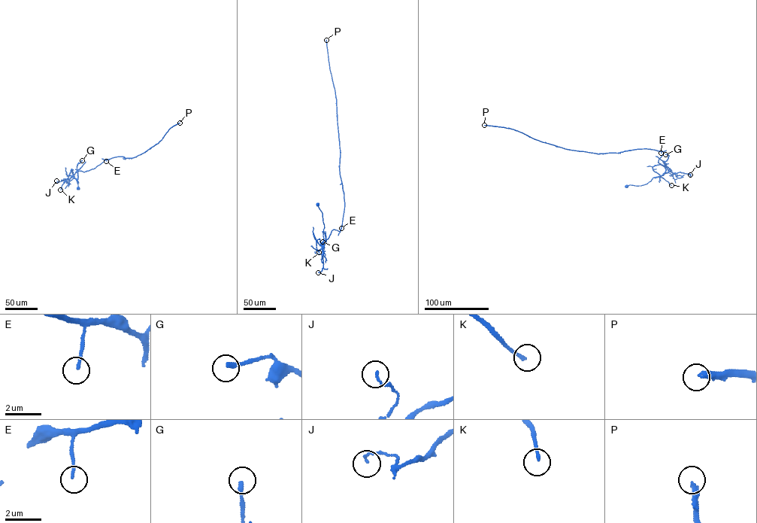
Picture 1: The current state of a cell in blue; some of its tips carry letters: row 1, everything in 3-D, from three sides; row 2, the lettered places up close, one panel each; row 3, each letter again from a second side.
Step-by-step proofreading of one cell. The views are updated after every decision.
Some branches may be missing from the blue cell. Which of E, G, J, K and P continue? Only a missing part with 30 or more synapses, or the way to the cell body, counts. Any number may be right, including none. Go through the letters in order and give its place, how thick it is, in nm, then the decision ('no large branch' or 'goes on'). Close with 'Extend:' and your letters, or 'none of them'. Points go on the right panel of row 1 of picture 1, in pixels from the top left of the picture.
E: at (661, 153); 130 nm thick; no large branch
G: at (665, 154); 240 nm thick; no large branch
J: at (690, 174); 110 nm thick; no large branch
K: at (671, 185); 160 nm thick; no large branch
P: at (484, 125); 280 nm thick; goes on
Extend: P

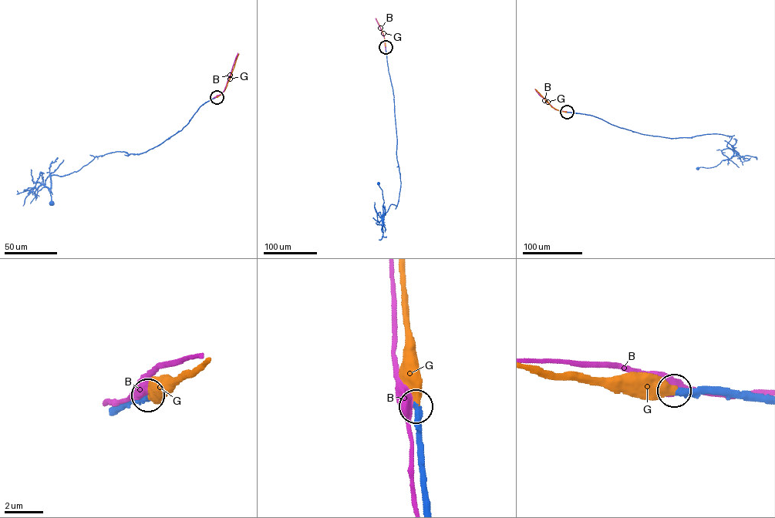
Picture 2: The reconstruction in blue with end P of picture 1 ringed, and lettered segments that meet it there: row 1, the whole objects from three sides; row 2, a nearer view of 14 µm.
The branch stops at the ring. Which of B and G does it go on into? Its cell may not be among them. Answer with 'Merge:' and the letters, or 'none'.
Merge: G

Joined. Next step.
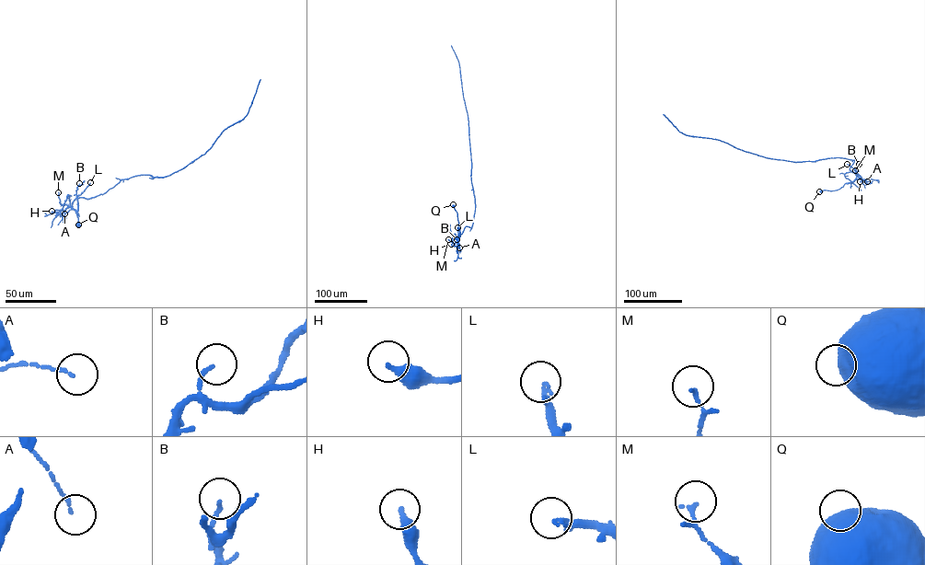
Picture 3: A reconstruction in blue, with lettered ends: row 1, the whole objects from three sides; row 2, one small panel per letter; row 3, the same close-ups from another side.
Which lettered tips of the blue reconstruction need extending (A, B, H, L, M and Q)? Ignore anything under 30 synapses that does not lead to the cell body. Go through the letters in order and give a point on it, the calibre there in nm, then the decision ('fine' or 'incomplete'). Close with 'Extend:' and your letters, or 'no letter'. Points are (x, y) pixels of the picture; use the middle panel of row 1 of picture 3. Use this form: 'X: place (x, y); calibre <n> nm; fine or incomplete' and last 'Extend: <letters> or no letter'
A: place (459, 247); calibre 90 nm; fine
B: place (456, 239); calibre 130 nm; fine
H: place (451, 244); calibre 360 nm; fine
L: place (457, 227); calibre 170 nm; fine
M: place (448, 239); calibre 90 nm; fine
Q: place (453, 204); calibre 1000 nm; fine
Extend: no letter

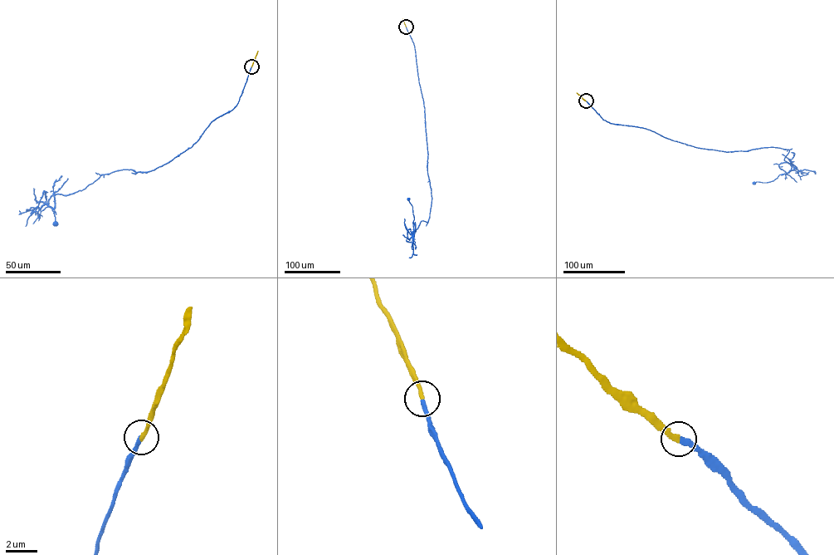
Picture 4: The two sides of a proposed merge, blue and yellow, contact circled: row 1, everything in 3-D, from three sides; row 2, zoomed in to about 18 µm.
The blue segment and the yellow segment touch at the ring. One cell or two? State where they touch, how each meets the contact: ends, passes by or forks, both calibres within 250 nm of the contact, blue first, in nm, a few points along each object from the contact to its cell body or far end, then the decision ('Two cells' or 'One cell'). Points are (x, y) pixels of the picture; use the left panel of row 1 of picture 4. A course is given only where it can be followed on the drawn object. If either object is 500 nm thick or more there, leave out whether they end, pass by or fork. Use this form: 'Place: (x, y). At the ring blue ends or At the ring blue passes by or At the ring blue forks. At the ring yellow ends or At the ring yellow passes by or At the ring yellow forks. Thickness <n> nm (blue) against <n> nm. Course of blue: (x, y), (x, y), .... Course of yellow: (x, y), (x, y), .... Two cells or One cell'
Place: (251, 66). At the ring blue ends. At the ring yellow ends. Thickness 300 nm (blue) against 300 nm. Course of blue: (251, 66), (236, 105), (191, 147), (148, 172), (114, 171), (56, 194), (53, 208), (44, 190), (25, 226). Course of yellow: (251, 66), (257, 51). One cell

